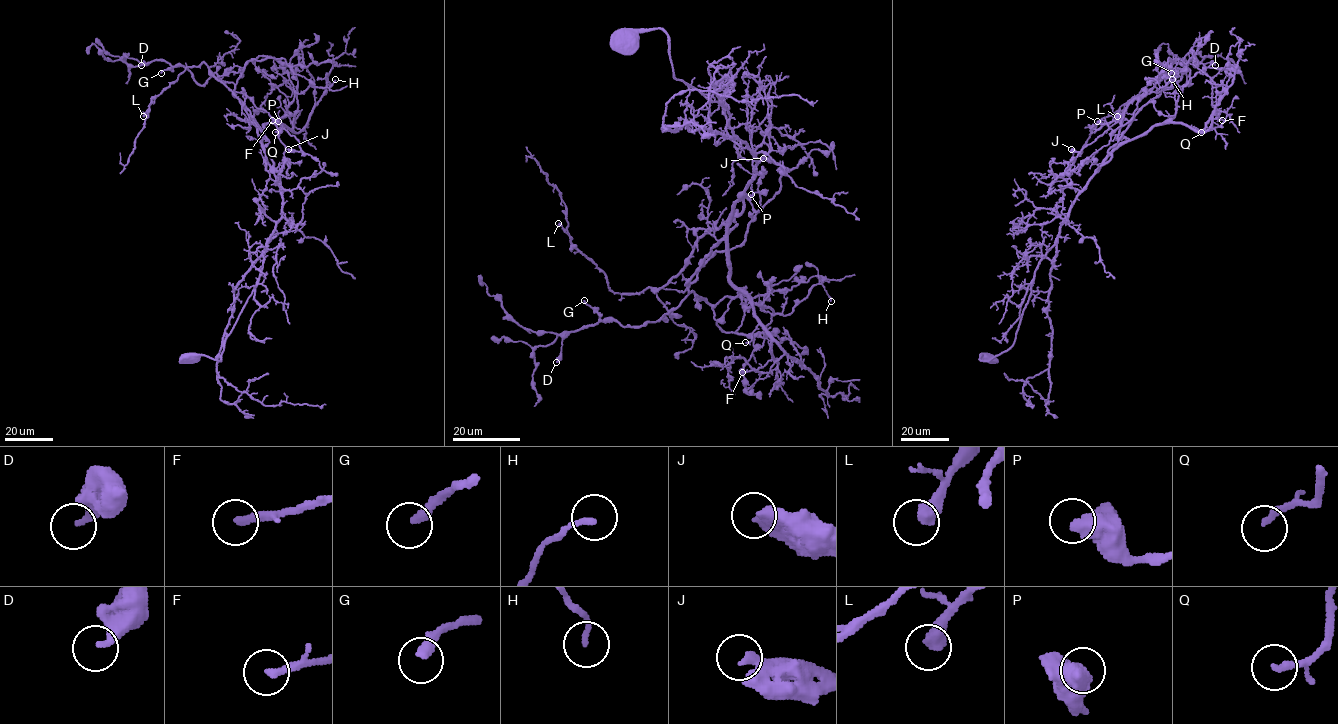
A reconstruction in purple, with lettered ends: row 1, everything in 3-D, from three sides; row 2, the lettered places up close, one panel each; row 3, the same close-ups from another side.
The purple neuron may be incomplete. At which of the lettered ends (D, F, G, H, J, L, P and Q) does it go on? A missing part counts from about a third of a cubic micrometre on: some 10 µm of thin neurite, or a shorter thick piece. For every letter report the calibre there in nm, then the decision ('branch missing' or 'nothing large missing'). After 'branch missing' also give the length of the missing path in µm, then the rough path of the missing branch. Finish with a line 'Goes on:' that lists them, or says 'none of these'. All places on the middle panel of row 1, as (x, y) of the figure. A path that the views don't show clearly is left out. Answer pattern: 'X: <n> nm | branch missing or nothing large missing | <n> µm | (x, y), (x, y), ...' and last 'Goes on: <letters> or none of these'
D: 280 nm | nothing large missing
F: 260 nm | nothing large missing
G: 340 nm | branch missing | 20 µm
H: 160 nm | nothing large missing
J: 320 nm | nothing large missing
L: 500 nm | nothing large missing
P: 600 nm | nothing large missing
Q: 200 nm | nothing large missing
Goes on: G

